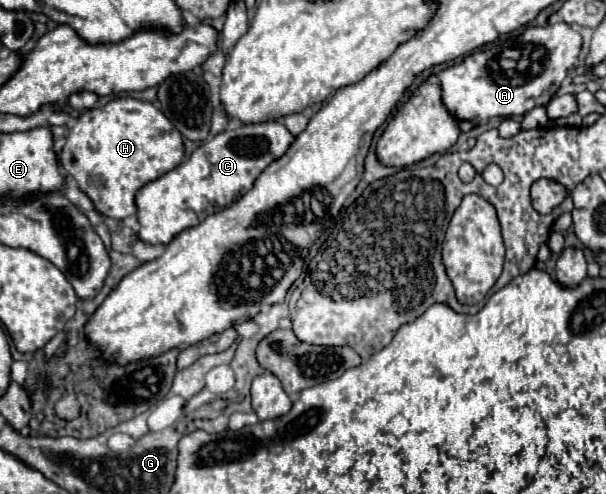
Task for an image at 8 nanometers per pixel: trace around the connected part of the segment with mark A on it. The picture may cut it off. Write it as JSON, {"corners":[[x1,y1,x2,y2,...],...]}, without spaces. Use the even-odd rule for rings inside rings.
{"corners":[[565,22,525,28,521,38,511,36,505,42,501,40,495,46,487,46,485,50,475,50,473,54,463,58,463,62,441,70,437,74,441,82,441,100,457,120,485,122,487,118,493,116,523,116,533,108,545,106,550,101,561,86,563,78,571,72,571,68,575,68,575,64,579,64,579,52,581,52,581,34,575,32]]}

